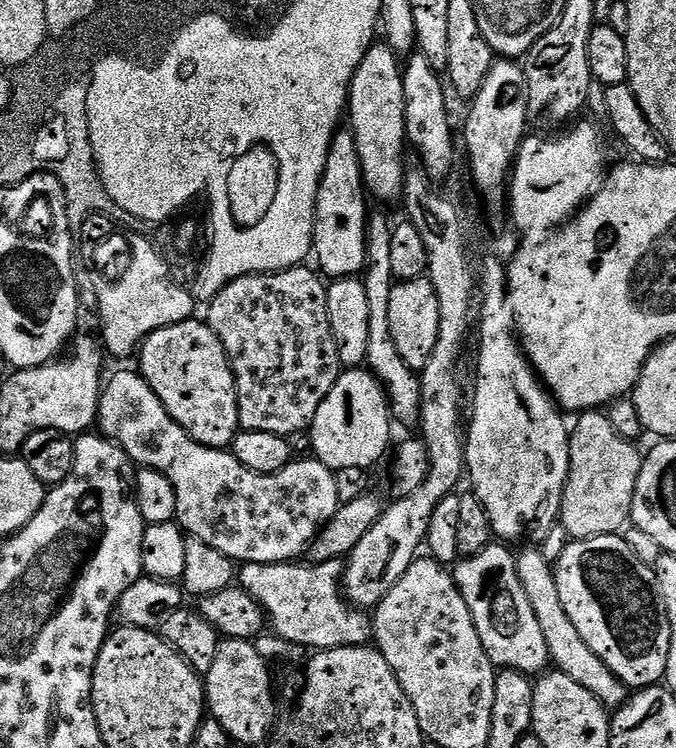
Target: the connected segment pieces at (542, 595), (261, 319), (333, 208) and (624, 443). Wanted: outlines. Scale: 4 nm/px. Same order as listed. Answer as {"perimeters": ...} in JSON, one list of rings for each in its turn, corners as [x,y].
{"perimeters":[[[[540,552],[519,553],[514,565],[515,575],[518,582],[526,590],[528,600],[534,606],[534,612],[538,618],[544,637],[548,642],[548,656],[553,660],[555,667],[559,671],[568,675],[569,680],[573,680],[578,686],[585,688],[598,703],[604,705],[605,709],[615,710],[624,707],[630,700],[630,689],[627,684],[582,642],[582,634],[578,634],[576,623],[568,616],[568,609],[562,606],[562,598],[558,598],[558,586],[556,585],[556,574],[553,565]]],[[[301,266],[277,272],[274,276],[256,275],[256,284],[276,284],[276,288],[268,288],[268,300],[272,300],[272,304],[268,304],[264,312],[252,312],[252,308],[244,308],[244,312],[236,312],[236,318],[233,318],[232,304],[228,304],[223,294],[207,305],[206,323],[224,343],[232,370],[236,374],[240,426],[245,432],[265,432],[285,438],[292,438],[295,432],[307,433],[311,429],[312,419],[318,414],[318,406],[322,406],[337,378],[342,375],[338,346],[335,345],[330,326],[328,290],[325,281],[313,272],[308,266]]],[[[348,140],[336,148],[336,156],[328,156],[322,179],[315,189],[316,233],[312,239],[314,260],[320,263],[319,271],[332,280],[356,278],[365,271],[368,263],[368,221],[370,211],[364,205],[365,189],[356,192],[356,165],[358,154],[352,156]]],[[[600,410],[585,412],[570,432],[572,471],[575,478],[564,487],[559,523],[572,540],[593,540],[596,536],[615,536],[632,518],[634,490],[638,486],[642,452],[639,452]]]]}

